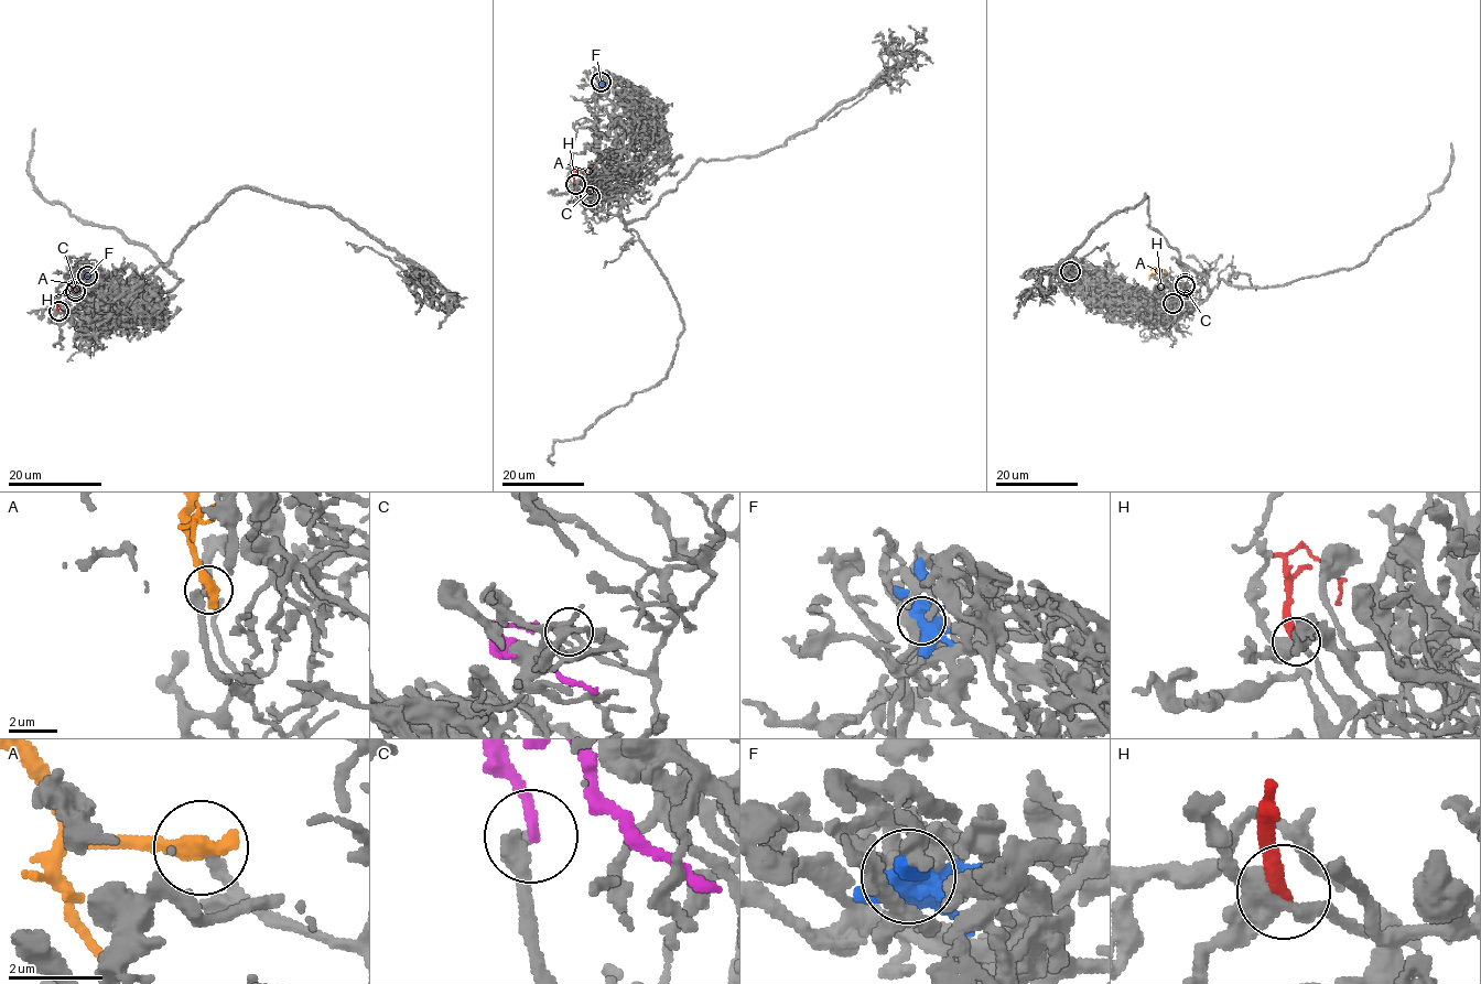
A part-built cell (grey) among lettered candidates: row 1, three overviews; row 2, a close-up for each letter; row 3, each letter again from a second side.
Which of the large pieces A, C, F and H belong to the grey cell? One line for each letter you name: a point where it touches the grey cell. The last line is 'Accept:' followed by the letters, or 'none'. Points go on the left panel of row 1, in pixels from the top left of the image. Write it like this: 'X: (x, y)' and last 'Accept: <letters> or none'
Accept: none

